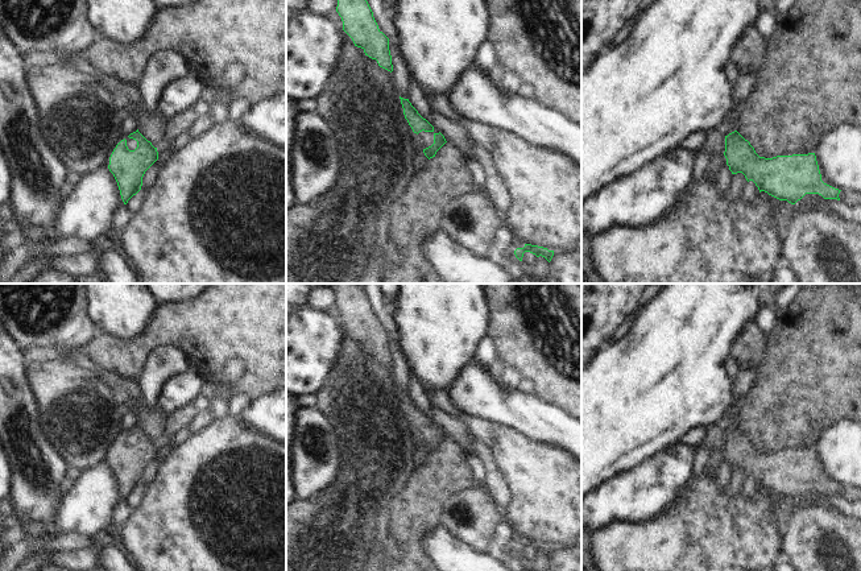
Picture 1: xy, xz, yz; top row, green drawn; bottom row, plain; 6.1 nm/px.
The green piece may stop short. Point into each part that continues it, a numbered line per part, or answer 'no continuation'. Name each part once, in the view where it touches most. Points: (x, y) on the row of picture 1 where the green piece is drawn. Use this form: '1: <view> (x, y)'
no continuation

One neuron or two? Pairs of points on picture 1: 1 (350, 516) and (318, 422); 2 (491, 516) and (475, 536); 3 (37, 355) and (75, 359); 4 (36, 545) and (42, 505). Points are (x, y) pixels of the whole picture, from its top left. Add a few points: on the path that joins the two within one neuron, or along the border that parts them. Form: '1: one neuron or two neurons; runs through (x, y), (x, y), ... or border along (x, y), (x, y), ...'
1: two neurons; border along (340, 449), (338, 479), (313, 499)
2: one neuron; runs through (485, 521), (477, 530)
3: one neuron; runs through (46, 355), (66, 358)
4: two neurons; border along (59, 533), (45, 533), (36, 538), (28, 537)

